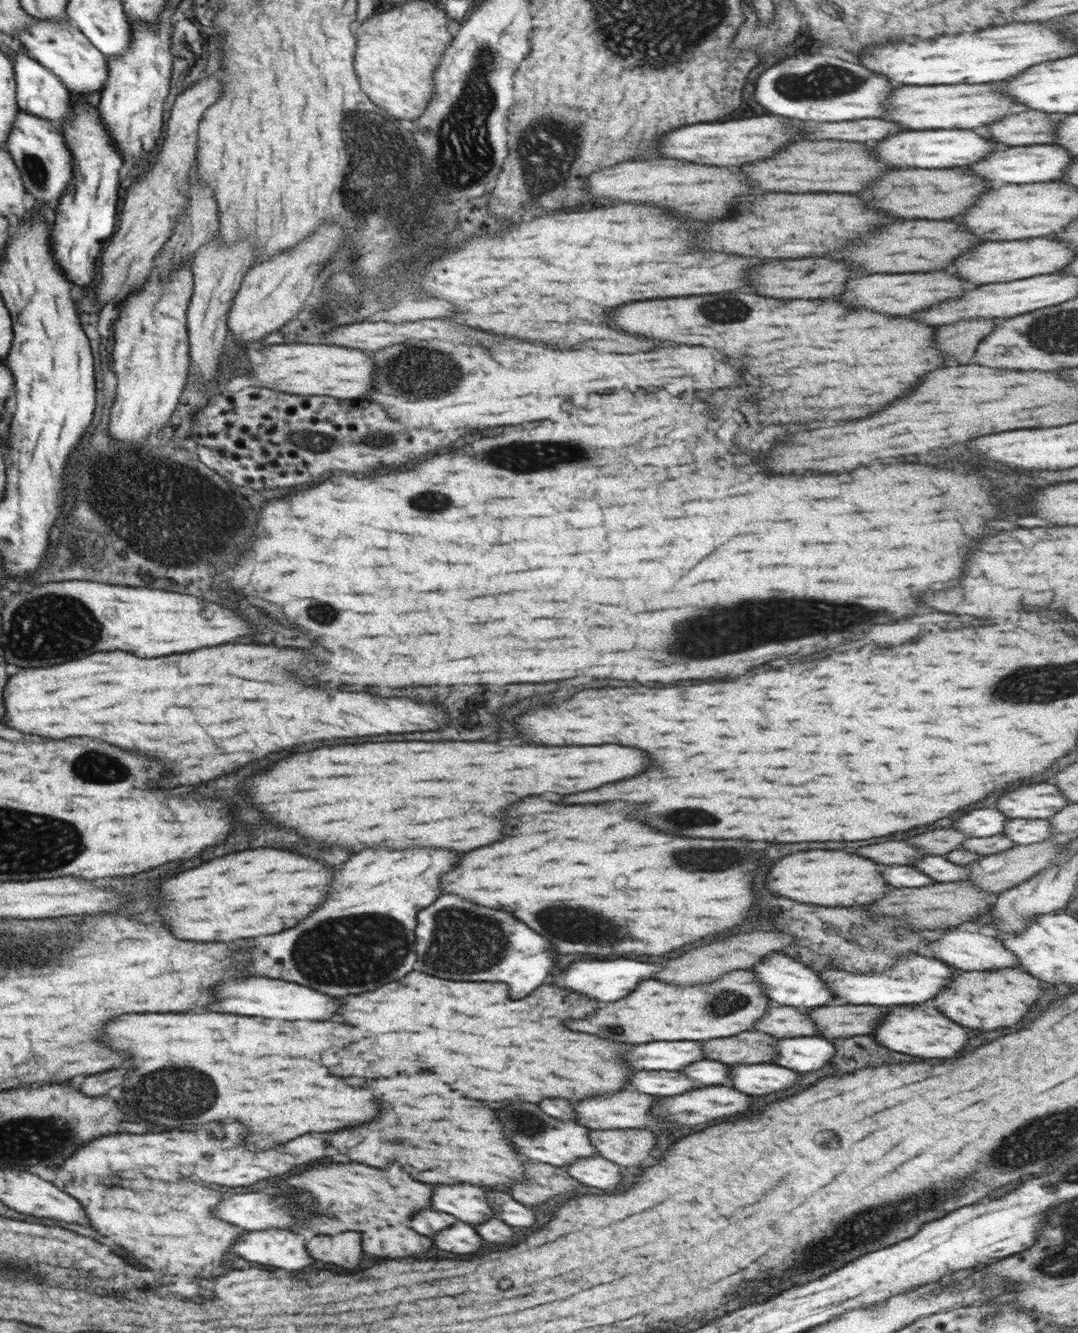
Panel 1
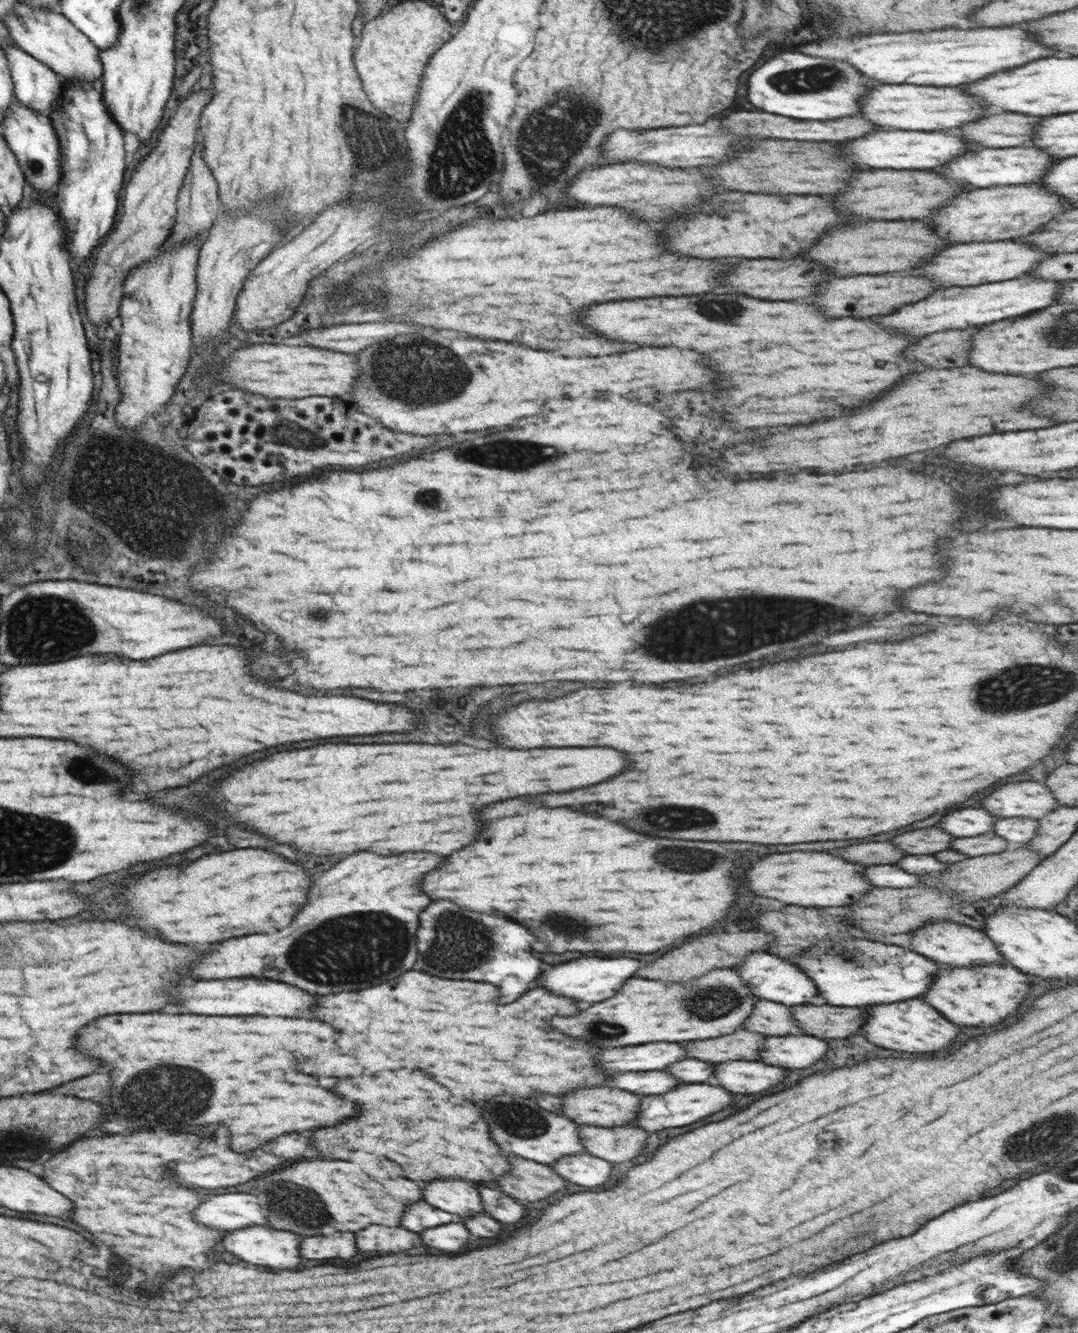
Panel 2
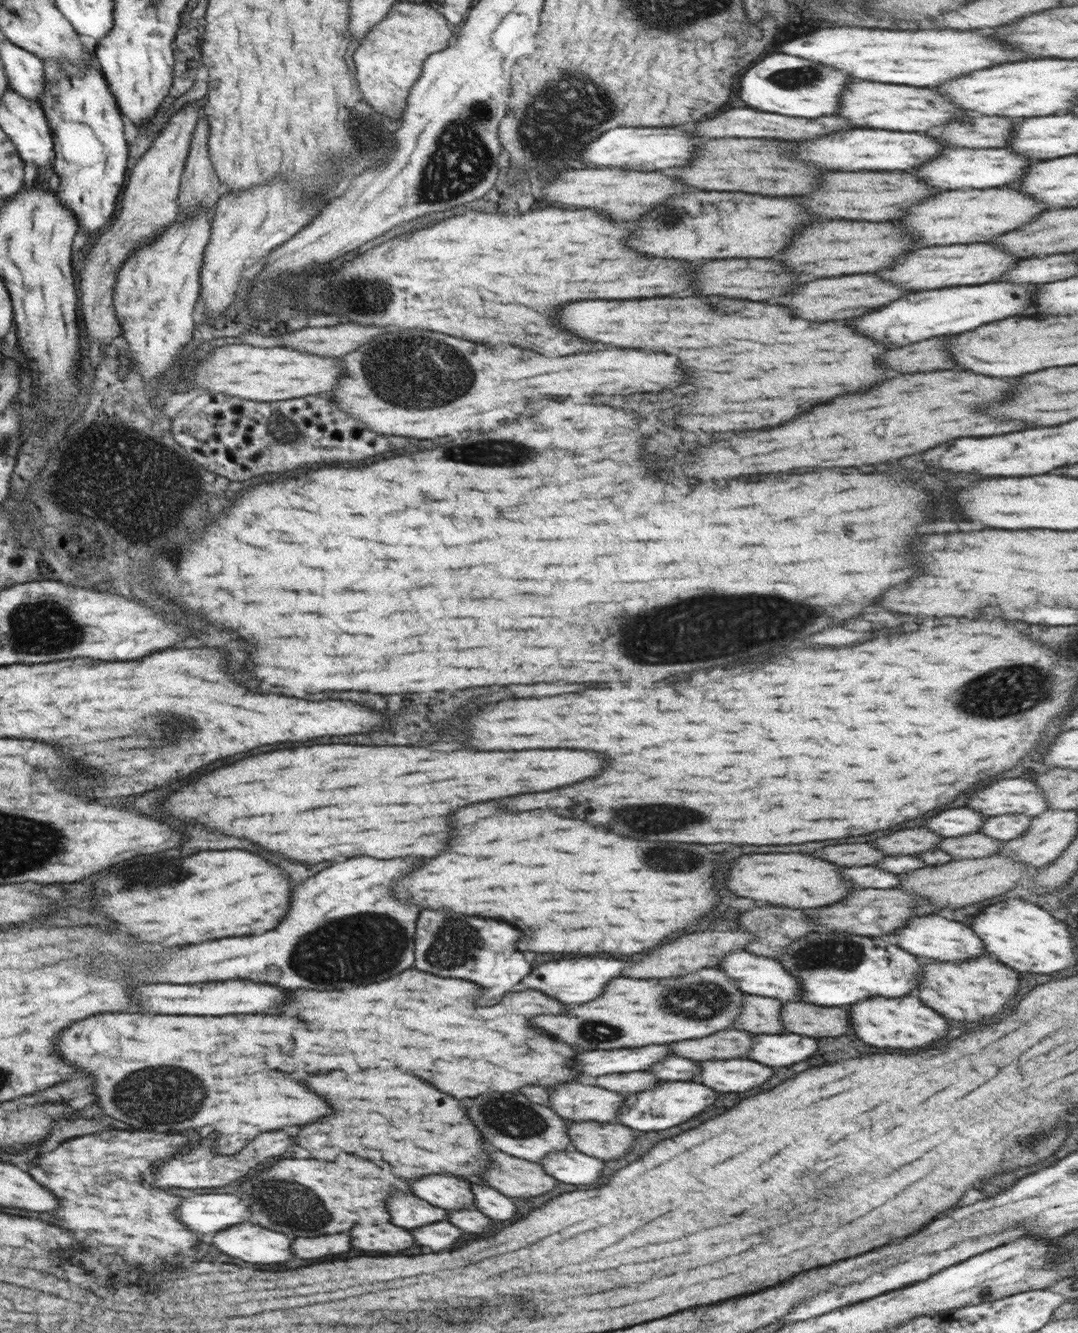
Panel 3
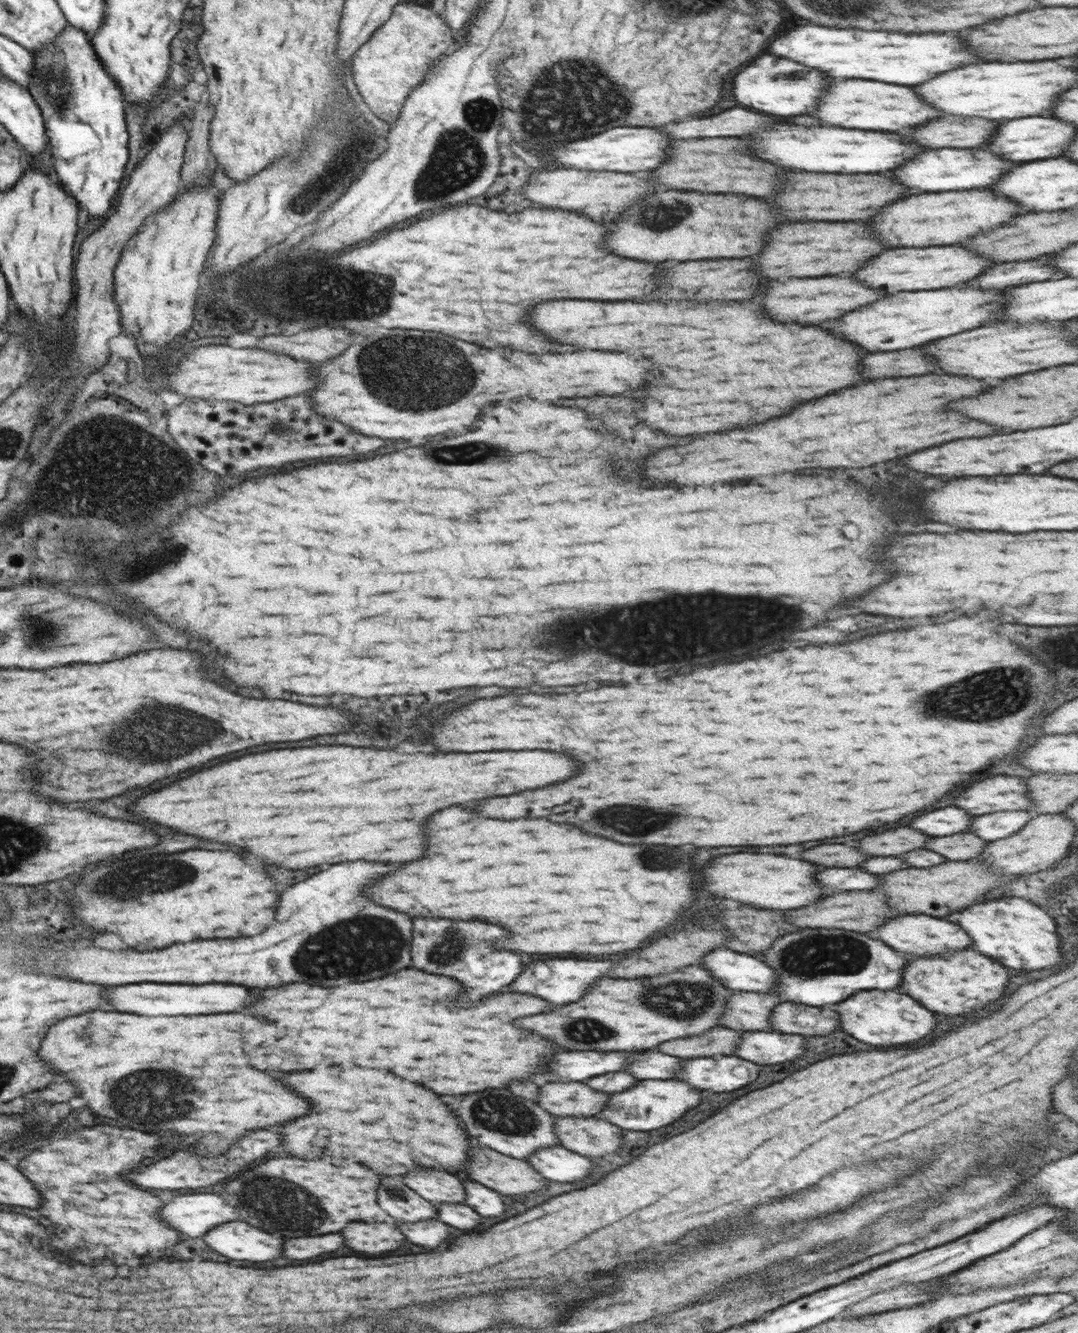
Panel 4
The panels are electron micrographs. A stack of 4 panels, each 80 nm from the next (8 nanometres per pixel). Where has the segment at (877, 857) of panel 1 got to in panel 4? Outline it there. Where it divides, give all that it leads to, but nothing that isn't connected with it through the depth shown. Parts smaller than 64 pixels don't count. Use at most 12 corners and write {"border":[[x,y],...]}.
{"border":[[844,844],[804,850],[800,858],[826,868],[852,868],[866,854]]}

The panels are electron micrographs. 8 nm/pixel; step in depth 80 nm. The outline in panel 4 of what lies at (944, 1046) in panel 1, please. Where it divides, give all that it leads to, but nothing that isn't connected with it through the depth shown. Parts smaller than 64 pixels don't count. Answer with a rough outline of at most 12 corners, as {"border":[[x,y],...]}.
{"border":[[854,994],[836,1012],[846,1034],[878,1046],[920,1042],[936,1026],[914,998]]}

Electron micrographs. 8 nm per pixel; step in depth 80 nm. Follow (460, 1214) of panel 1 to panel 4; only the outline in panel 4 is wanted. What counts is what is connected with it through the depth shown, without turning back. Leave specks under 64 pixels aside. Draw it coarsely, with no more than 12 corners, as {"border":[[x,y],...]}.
{"border":[[416,1170],[404,1182],[434,1205],[464,1203],[462,1182],[444,1170]]}

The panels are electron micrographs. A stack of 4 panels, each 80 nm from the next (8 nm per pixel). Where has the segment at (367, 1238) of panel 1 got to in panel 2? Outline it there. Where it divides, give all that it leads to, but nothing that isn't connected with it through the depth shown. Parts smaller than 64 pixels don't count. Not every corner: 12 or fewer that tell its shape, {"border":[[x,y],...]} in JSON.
{"border":[[368,1226],[356,1232],[362,1252],[396,1254],[422,1246],[406,1228]]}

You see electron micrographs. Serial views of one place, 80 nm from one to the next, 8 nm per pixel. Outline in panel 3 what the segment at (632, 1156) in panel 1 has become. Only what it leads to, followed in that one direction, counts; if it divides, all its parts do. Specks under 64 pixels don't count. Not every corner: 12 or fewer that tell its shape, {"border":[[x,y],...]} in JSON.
{"border":[[568,1121],[571,1148],[602,1161],[626,1154],[638,1131]]}

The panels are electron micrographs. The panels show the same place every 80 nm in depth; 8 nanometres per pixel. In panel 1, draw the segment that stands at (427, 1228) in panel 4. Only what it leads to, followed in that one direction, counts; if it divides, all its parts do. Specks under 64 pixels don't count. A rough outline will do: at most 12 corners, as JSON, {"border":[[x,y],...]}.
{"border":[[464,1222],[440,1230],[432,1242],[456,1254],[474,1254],[482,1238]]}

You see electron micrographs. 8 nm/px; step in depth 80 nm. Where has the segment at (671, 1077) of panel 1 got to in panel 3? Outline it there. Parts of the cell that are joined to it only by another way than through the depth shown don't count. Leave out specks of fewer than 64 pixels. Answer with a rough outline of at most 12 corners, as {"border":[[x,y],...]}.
{"border":[[644,1070],[588,1078],[588,1084],[626,1095],[652,1090],[659,1078]]}

